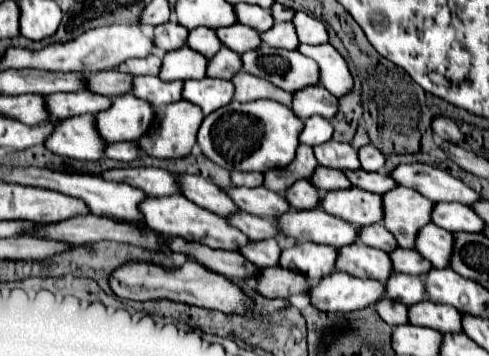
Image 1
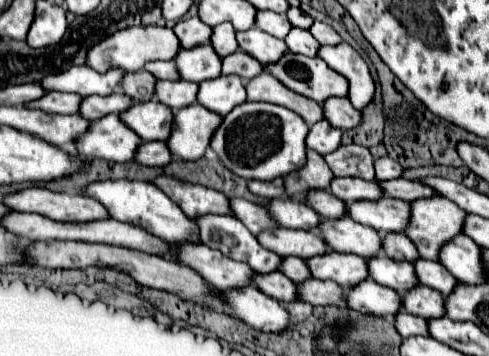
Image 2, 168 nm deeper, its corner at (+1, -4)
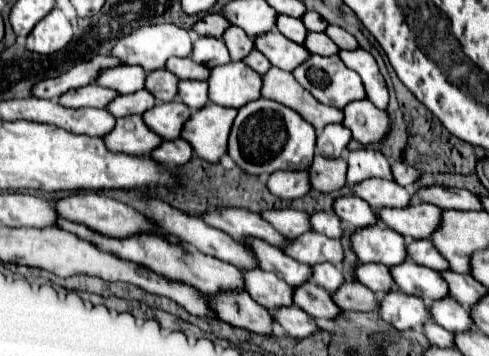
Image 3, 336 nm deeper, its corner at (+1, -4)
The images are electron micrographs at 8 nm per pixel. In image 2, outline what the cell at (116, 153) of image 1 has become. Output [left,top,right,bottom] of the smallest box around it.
[136,142,172,166]

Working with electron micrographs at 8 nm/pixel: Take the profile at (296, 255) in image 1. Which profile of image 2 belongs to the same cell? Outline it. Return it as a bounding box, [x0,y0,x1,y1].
[306,252,368,290]

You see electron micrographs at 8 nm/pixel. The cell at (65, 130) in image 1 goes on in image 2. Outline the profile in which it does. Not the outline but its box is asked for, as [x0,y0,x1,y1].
[78,114,142,162]

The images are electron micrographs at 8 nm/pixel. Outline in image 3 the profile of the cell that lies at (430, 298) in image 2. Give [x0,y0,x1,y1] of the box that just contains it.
[430,296,470,332]

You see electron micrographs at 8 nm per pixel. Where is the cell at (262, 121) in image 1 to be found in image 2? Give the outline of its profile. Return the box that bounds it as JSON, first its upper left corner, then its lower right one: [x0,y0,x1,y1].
[210,102,308,180]

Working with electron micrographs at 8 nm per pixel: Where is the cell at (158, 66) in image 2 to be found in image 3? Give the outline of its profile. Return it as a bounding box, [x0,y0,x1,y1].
[166,58,210,80]

